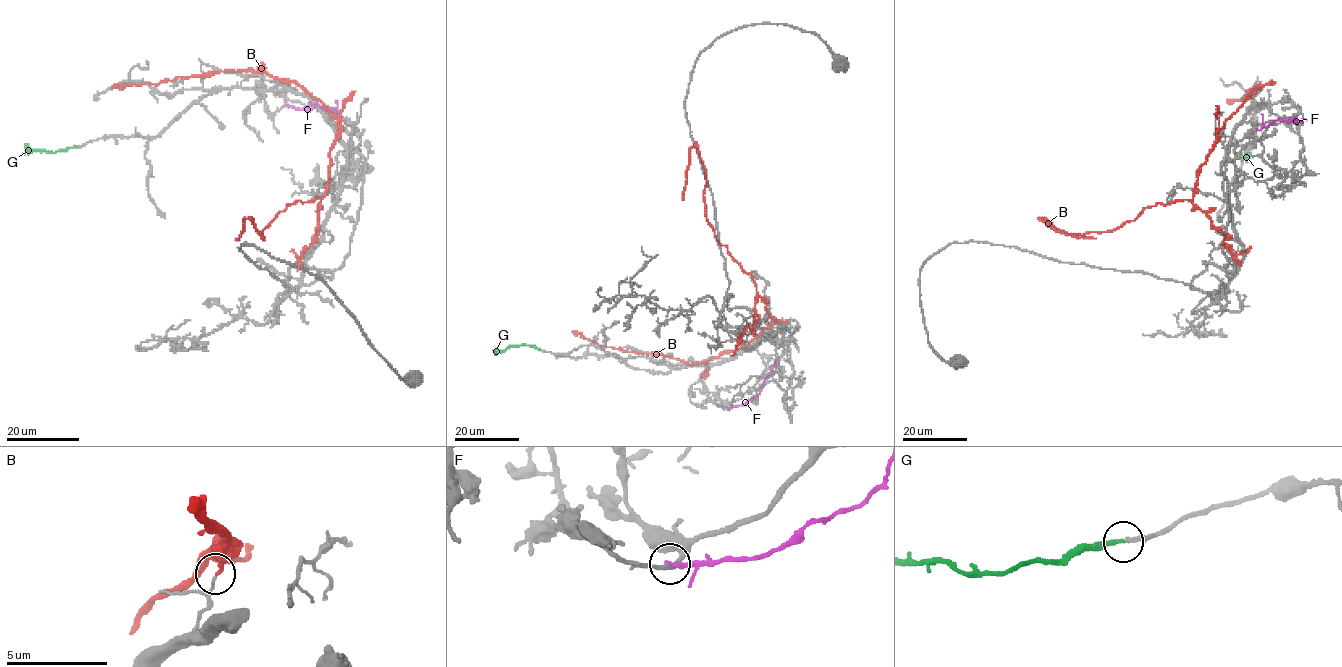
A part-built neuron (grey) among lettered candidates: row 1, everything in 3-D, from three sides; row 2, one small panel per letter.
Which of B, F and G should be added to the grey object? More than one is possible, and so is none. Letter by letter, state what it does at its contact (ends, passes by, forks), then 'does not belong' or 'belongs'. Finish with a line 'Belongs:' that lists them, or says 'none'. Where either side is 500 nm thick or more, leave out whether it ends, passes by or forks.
B: it ends there; does not belong
F: it ends there; does not belong
G: it ends there; belongs
Belongs: G

